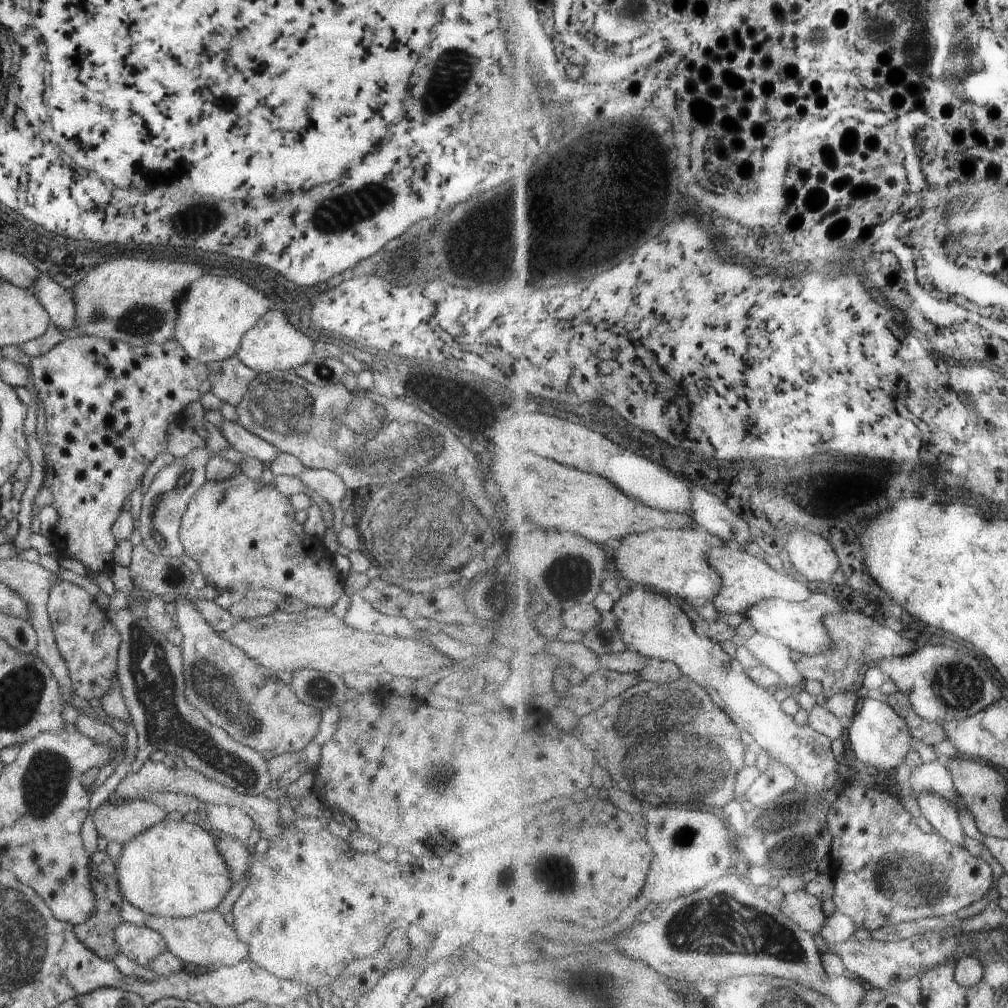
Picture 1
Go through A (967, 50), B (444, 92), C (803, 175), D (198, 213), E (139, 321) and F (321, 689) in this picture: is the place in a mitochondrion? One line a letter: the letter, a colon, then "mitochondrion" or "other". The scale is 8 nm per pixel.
A: other
B: mitochondrion
C: other
D: mitochondrion
E: mitochondrion
F: mitochondrion

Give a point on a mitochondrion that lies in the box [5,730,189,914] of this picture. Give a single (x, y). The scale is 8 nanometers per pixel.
(45, 780)

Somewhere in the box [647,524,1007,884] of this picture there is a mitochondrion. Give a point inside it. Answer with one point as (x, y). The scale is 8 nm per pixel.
(962, 687)

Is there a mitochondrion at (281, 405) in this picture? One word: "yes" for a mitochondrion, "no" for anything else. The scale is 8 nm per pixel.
yes

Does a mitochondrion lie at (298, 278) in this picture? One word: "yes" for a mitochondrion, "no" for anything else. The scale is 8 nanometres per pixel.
no

